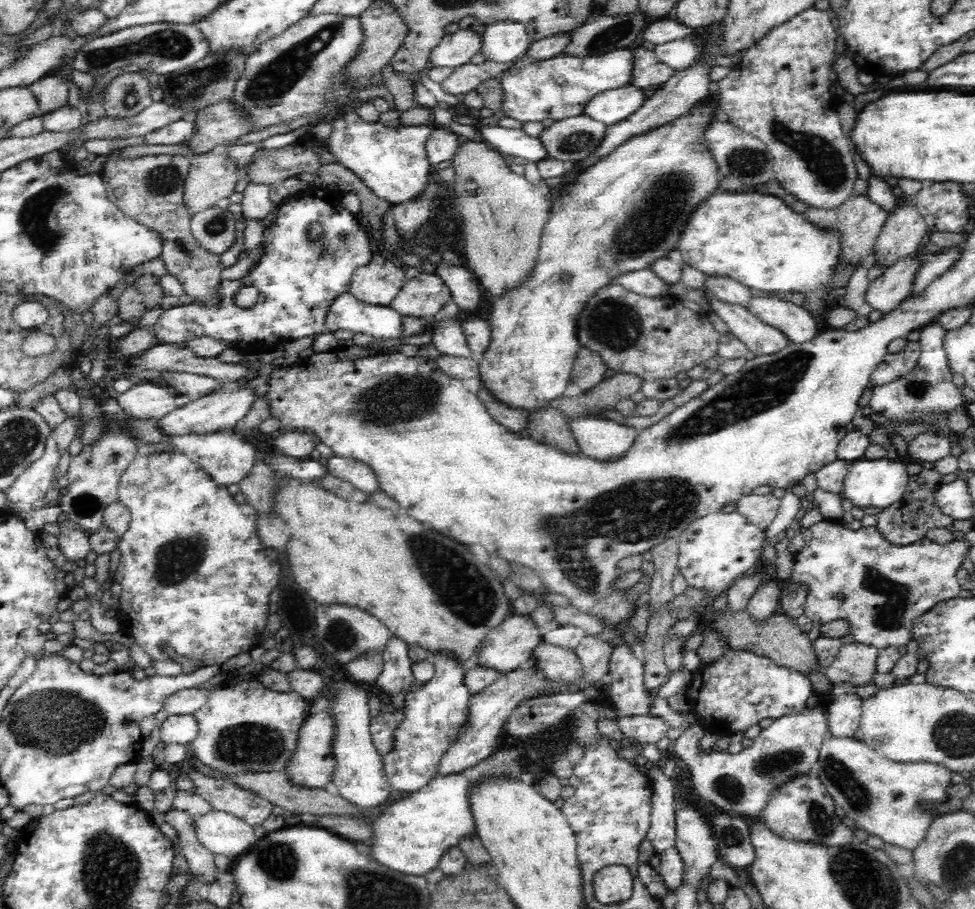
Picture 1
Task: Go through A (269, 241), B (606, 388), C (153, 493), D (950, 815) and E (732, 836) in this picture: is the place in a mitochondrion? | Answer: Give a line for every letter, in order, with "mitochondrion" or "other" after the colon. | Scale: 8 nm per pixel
A: other
B: other
C: other
D: other
E: mitochondrion

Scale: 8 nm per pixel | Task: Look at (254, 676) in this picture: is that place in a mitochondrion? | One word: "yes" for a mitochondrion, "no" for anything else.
no

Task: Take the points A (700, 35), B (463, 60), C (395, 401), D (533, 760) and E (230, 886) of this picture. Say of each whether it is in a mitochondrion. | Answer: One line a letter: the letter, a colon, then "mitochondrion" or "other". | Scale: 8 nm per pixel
A: other
B: other
C: mitochondrion
D: mitochondrion
E: other

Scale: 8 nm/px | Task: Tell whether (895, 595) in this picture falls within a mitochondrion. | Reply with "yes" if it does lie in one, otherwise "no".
yes

